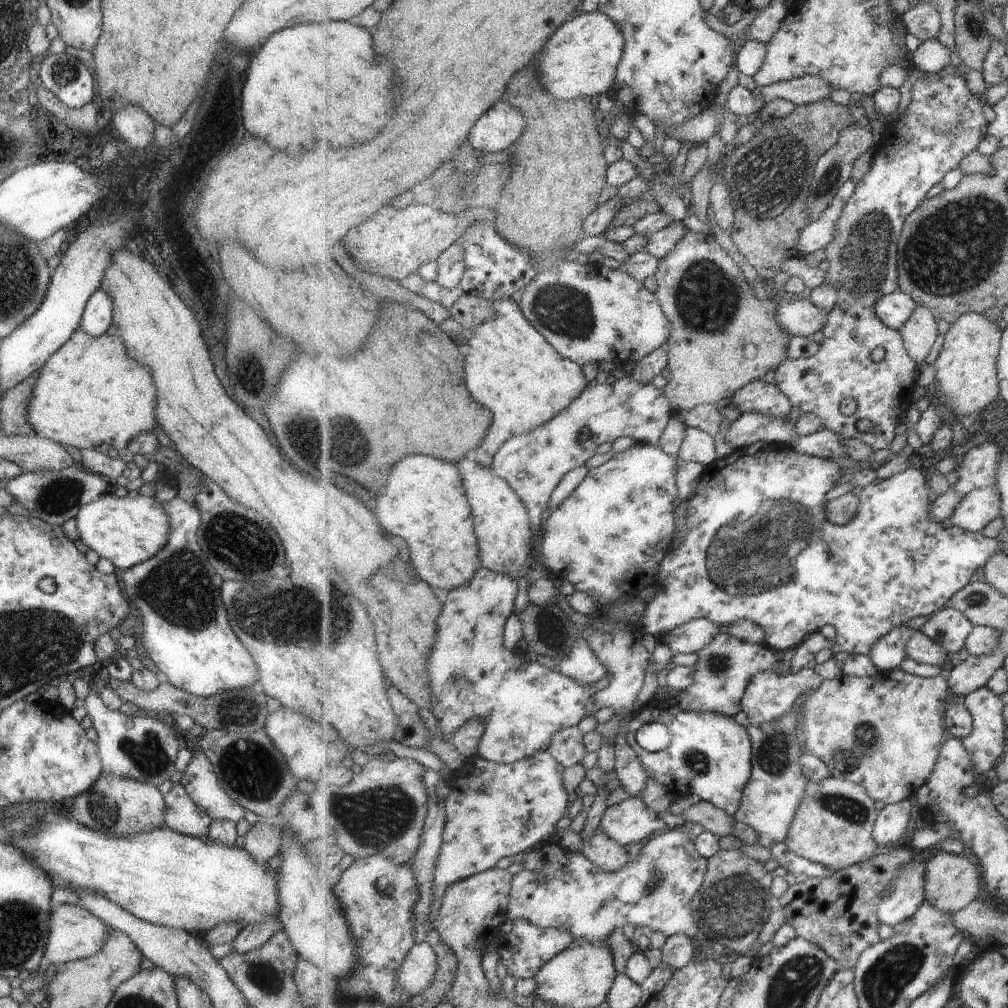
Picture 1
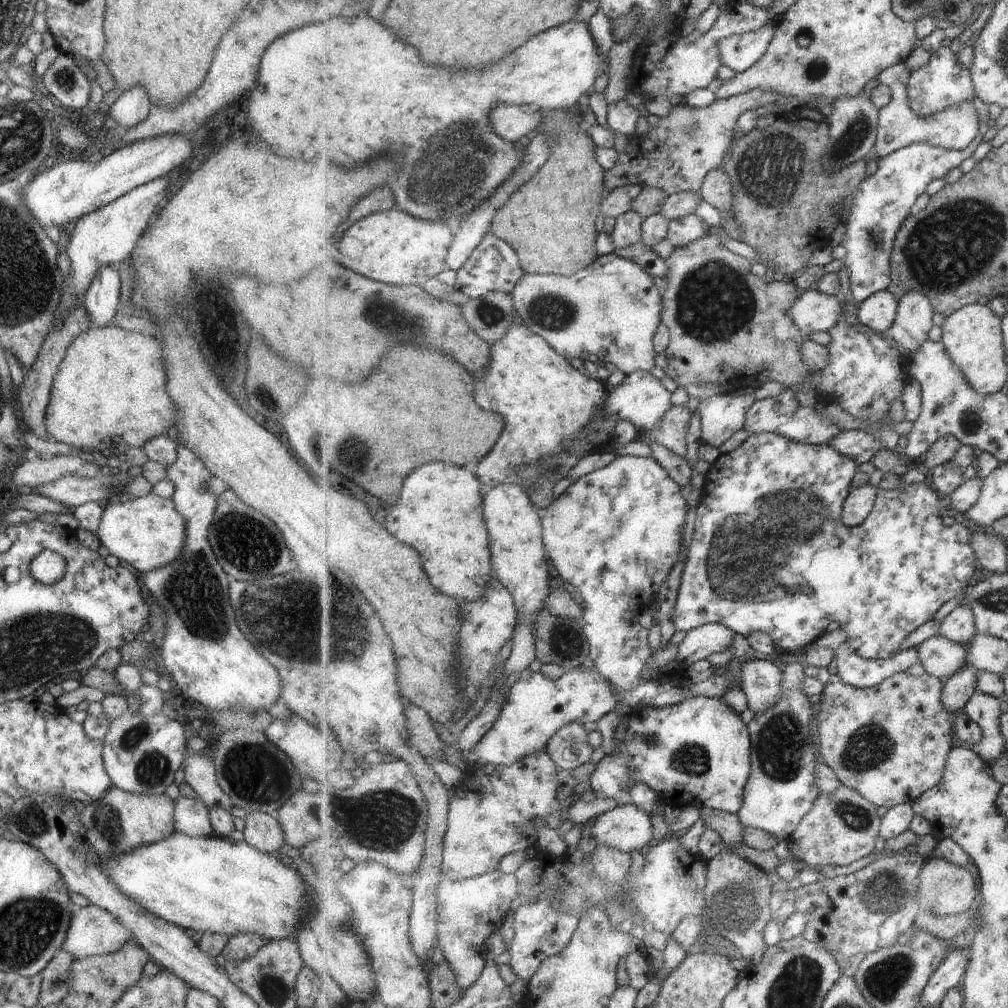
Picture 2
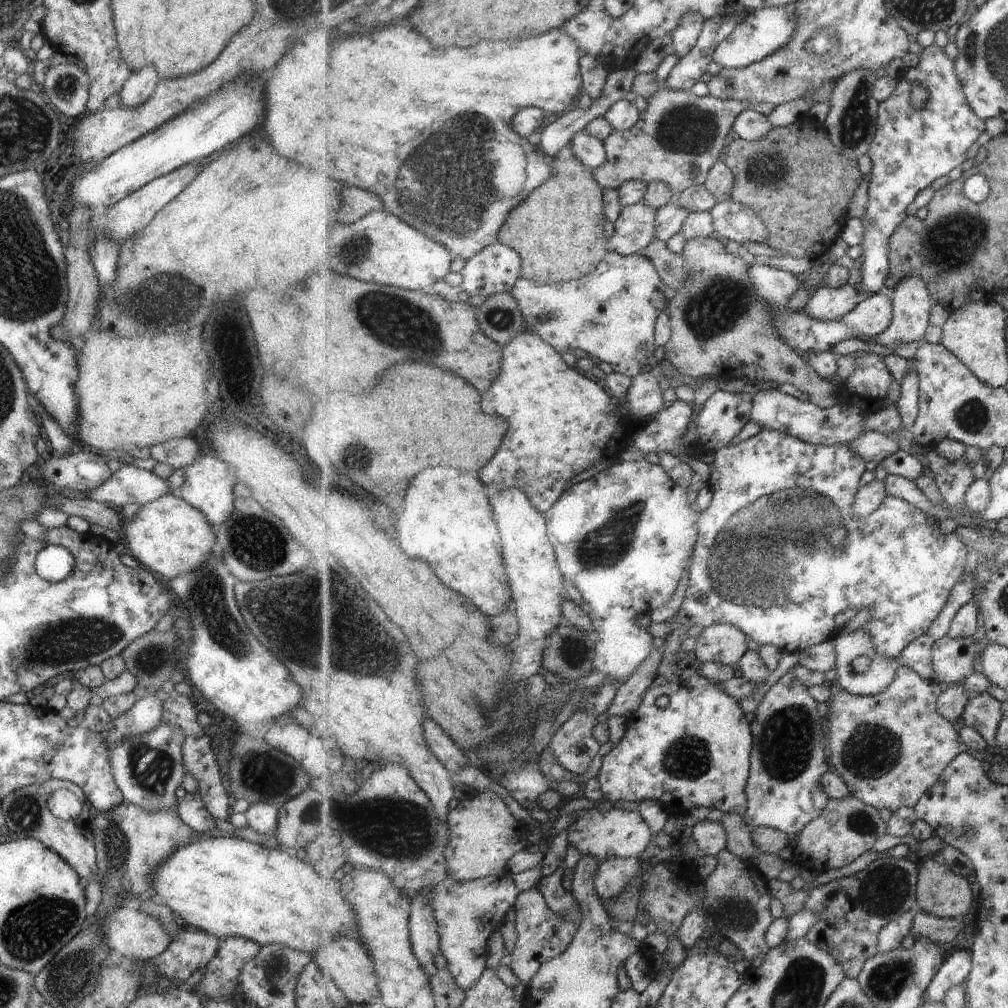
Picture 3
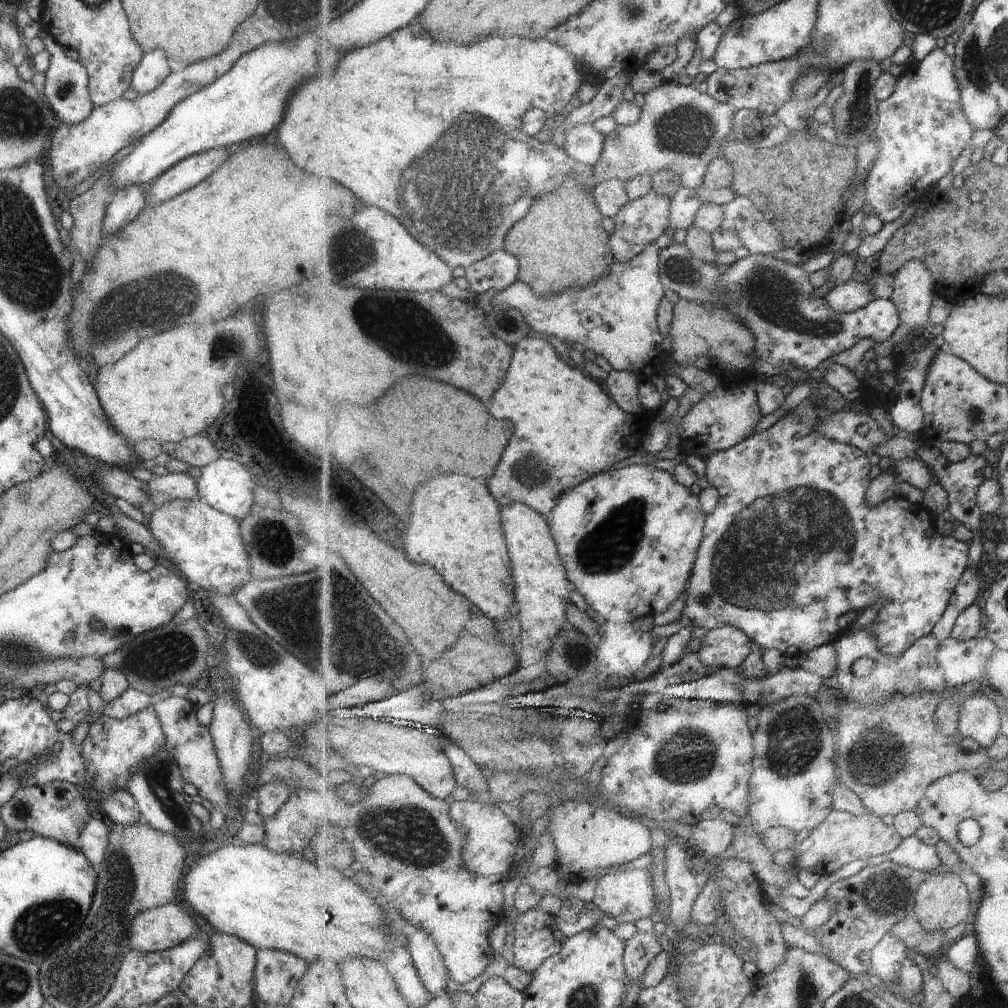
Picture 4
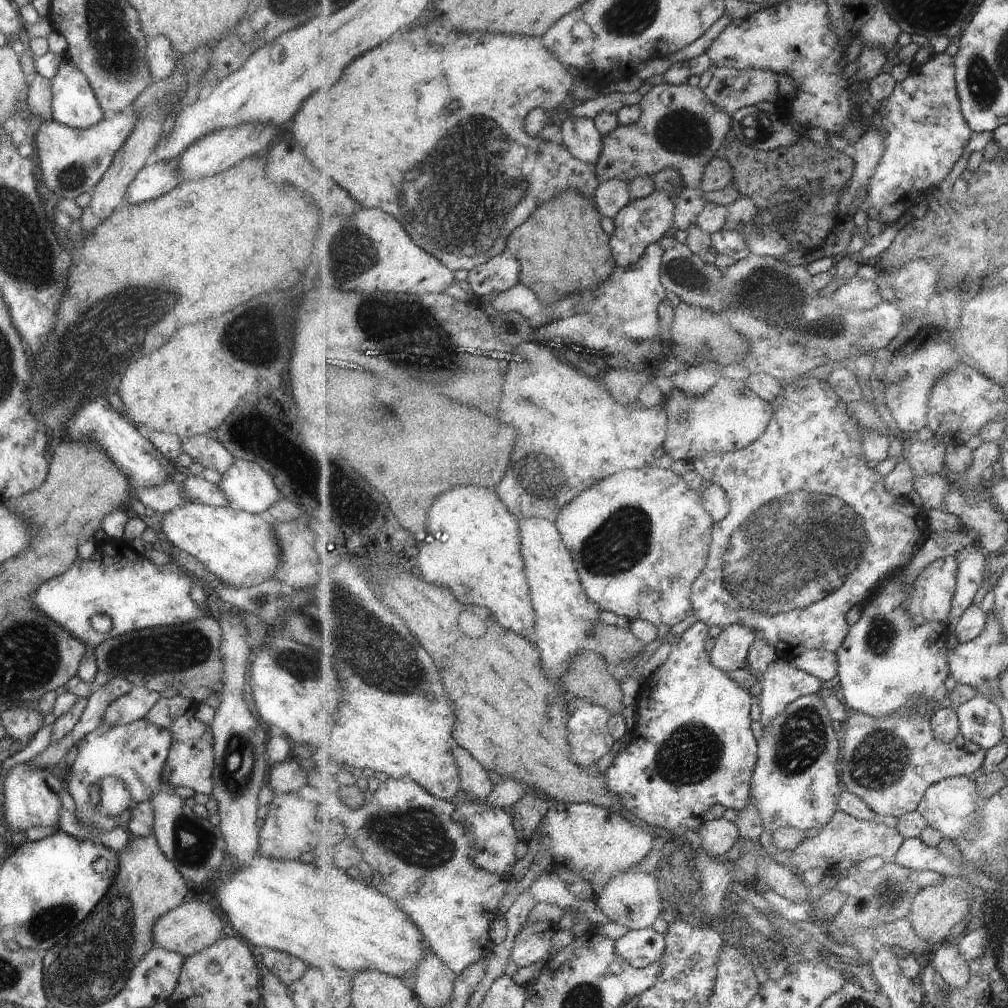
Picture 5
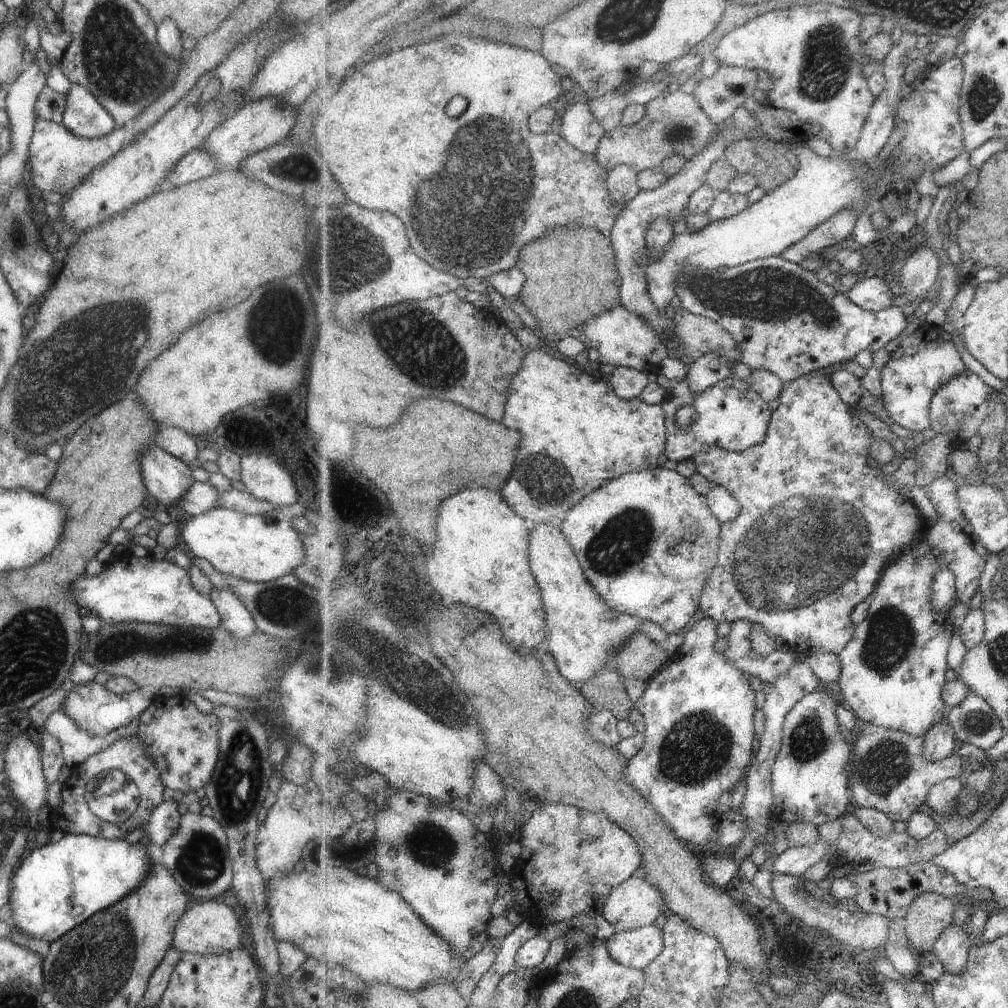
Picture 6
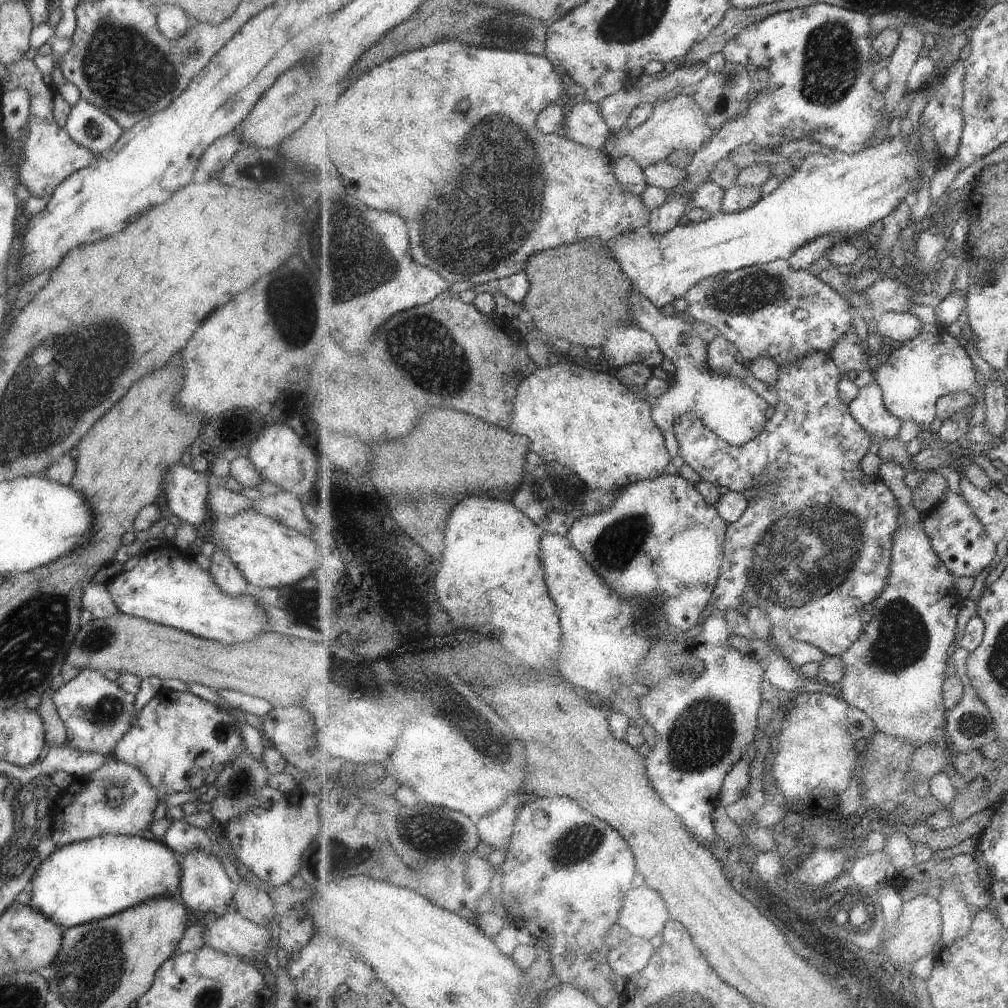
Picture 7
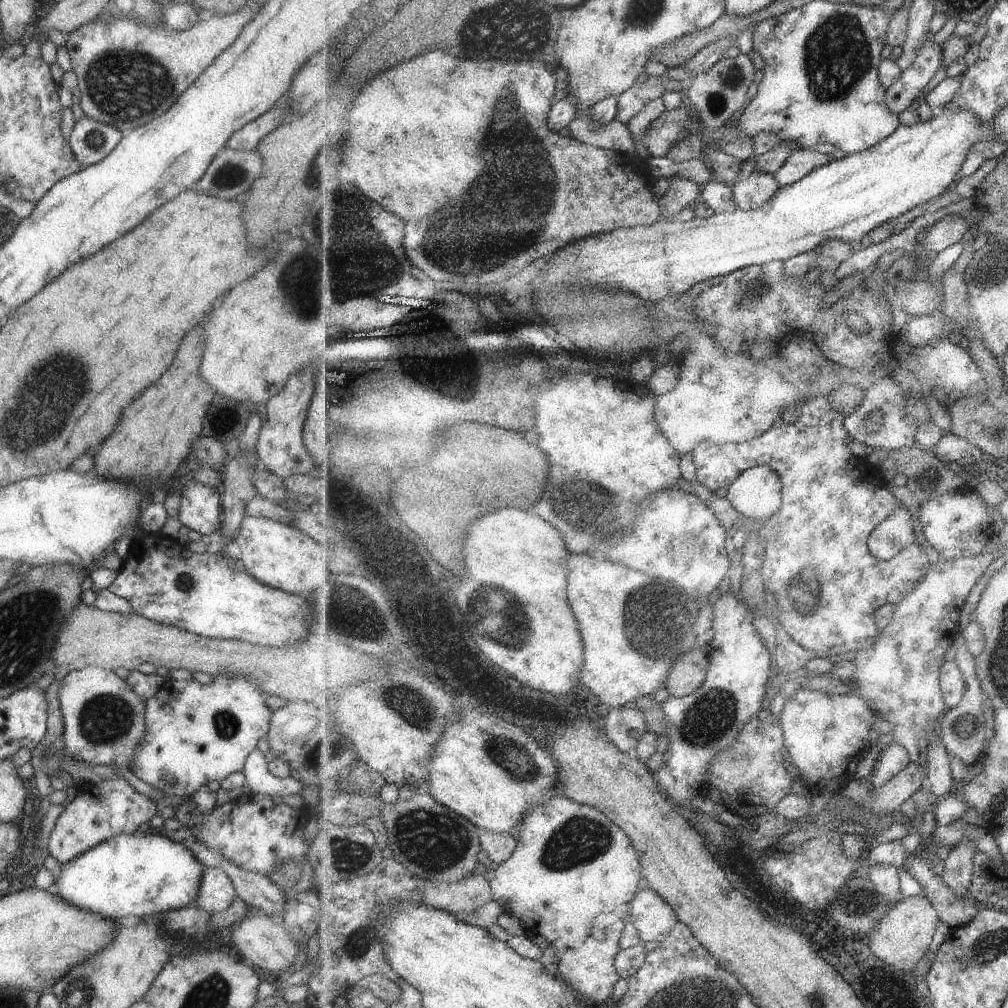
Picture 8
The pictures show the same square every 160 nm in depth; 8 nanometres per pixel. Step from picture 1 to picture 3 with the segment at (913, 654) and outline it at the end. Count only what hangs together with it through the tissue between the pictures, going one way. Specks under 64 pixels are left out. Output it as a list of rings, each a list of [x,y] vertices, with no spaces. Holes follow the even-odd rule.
[[[947,635],[936,640],[932,650],[936,680],[943,686],[965,684],[975,672],[975,658],[984,650],[980,636],[956,639]]]

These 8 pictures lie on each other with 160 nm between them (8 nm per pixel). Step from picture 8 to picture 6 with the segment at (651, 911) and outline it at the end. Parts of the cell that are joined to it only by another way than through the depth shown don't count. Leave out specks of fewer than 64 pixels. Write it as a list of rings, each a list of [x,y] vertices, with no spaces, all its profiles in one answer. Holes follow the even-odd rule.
[[[631,877],[611,891],[603,917],[618,933],[651,926],[661,914],[667,914],[662,892],[646,878]]]

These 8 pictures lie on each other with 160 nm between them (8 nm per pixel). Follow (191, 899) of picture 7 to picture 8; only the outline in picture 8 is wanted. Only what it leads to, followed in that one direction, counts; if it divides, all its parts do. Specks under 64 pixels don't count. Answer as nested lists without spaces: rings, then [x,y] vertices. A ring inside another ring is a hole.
[[[205,867],[192,904],[212,914],[227,908],[234,896],[235,891],[227,874],[219,868]]]

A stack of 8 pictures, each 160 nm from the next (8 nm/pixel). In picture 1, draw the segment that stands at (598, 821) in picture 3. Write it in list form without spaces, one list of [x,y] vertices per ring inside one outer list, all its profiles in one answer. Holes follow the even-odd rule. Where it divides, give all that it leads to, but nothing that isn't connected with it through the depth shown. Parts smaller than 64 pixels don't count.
[[[633,796],[615,806],[608,806],[599,827],[621,846],[651,839],[653,832],[684,827],[690,823],[683,820],[683,814],[656,814],[641,797]]]

